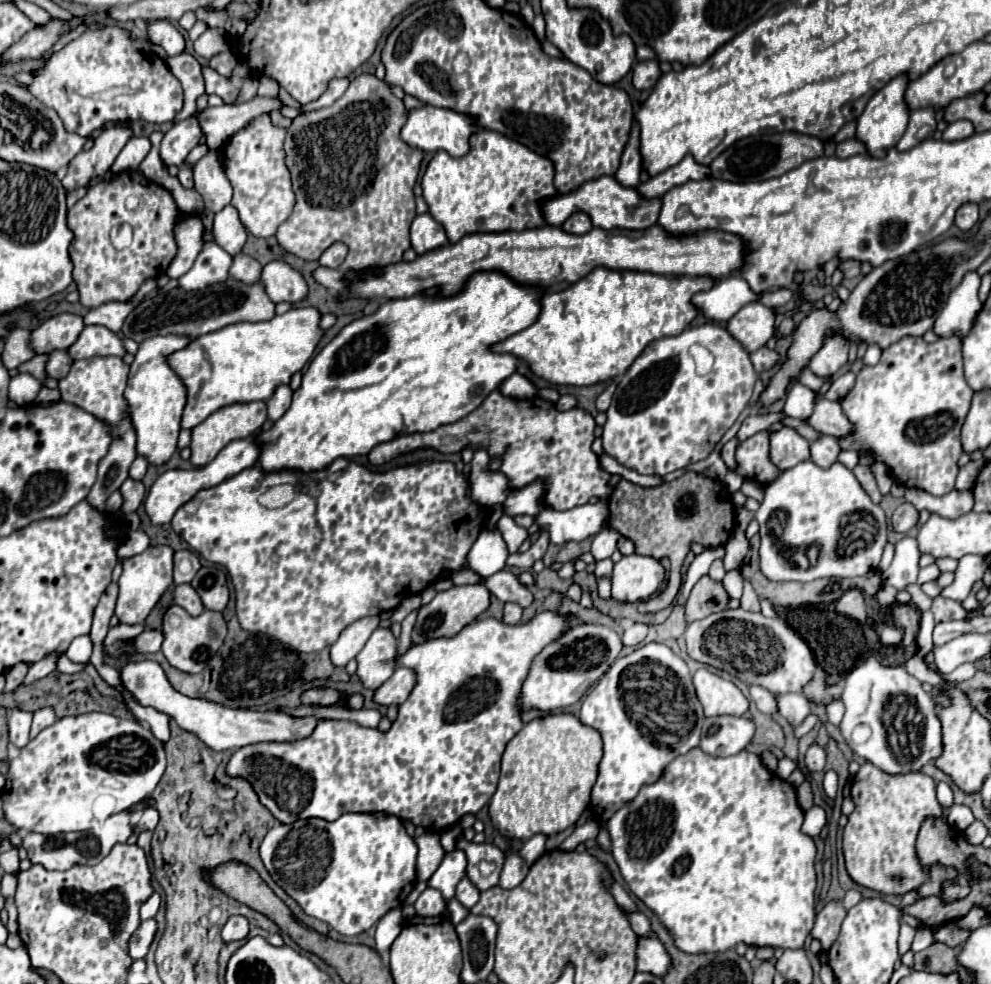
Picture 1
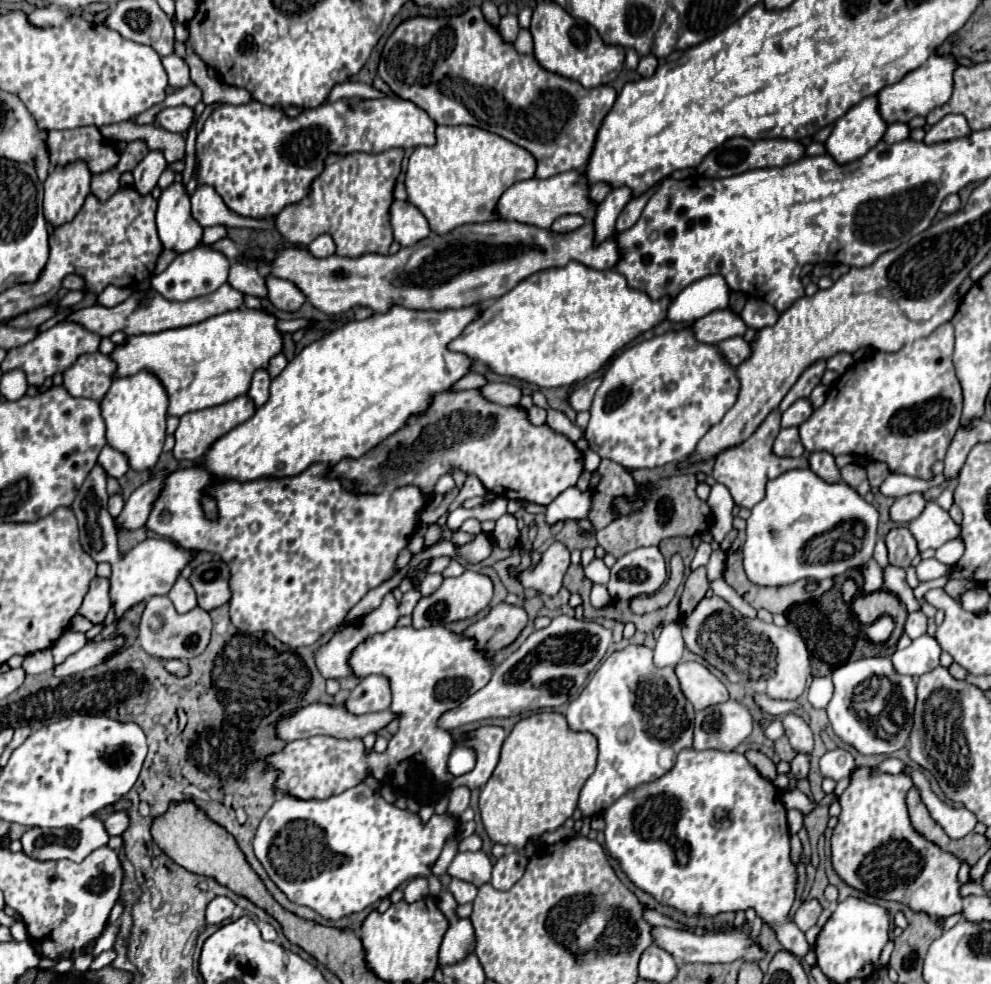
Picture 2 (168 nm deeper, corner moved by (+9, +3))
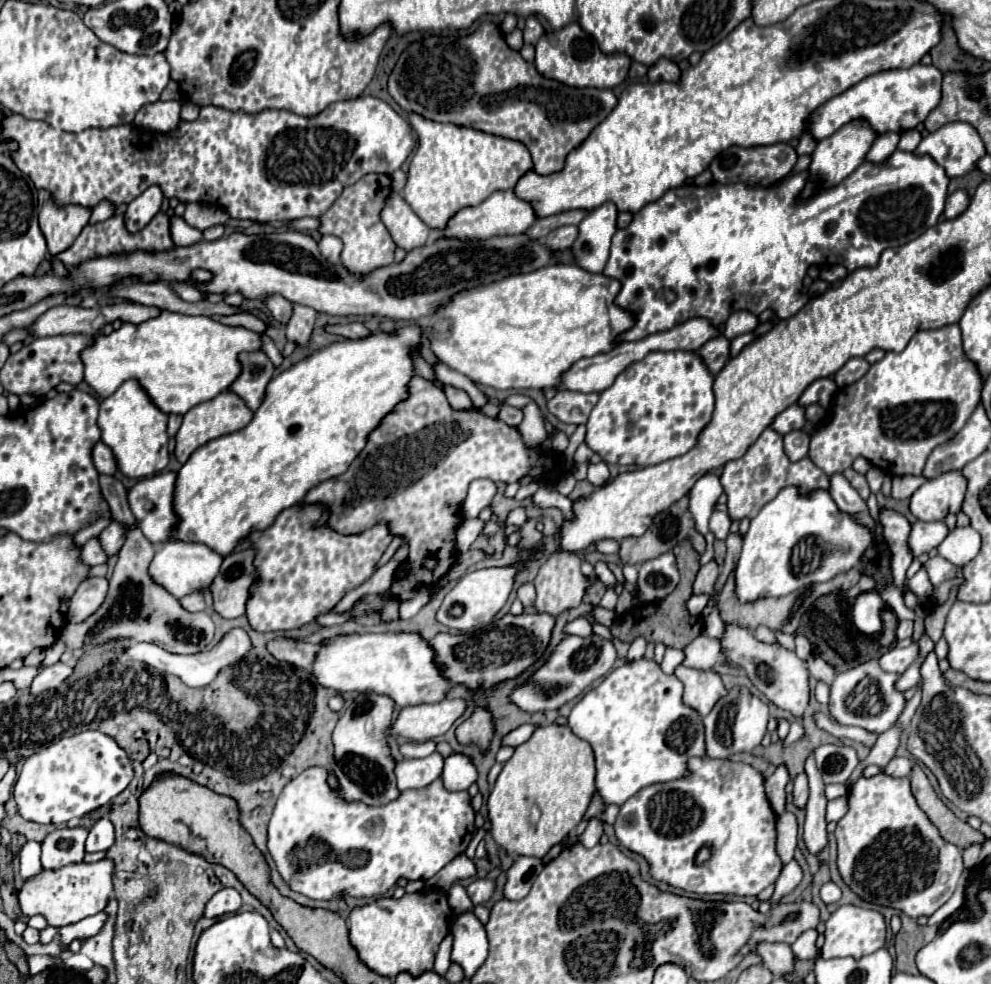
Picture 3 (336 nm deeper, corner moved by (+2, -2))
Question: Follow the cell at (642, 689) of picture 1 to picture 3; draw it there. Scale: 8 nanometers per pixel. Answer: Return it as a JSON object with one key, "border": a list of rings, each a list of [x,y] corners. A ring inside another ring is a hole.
{"border":[[[638,659],[616,667],[598,687],[590,689],[572,709],[568,717],[568,727],[580,739],[588,741],[596,755],[596,793],[604,805],[622,805],[640,789],[674,781],[686,771],[686,761],[690,757],[704,757],[704,725],[700,715],[684,705],[682,683],[676,675],[662,673],[660,665],[650,659]]]}

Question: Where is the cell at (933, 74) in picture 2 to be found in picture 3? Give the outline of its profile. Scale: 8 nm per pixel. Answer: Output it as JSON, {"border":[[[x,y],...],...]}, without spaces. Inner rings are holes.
{"border":[[[916,63],[910,69],[892,69],[860,81],[852,89],[840,93],[840,97],[832,97],[832,101],[824,103],[816,113],[812,113],[810,133],[820,141],[836,133],[842,125],[852,119],[866,119],[876,133],[902,133],[914,129],[922,123],[930,111],[934,111],[942,99],[942,71],[934,65]]]}

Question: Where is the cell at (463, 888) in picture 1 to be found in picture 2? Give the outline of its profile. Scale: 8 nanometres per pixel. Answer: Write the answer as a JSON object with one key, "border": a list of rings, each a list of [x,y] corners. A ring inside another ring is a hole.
{"border":[[[457,878],[451,880],[451,884],[449,884],[447,890],[455,896],[455,900],[457,900],[459,904],[473,902],[475,896],[477,896],[477,886],[473,886],[473,884],[469,884],[469,882],[463,882],[463,880],[457,880]]]}

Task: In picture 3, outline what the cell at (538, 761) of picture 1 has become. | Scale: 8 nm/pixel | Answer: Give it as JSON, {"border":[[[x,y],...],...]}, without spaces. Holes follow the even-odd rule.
{"border":[[[540,725],[532,733],[532,737],[516,747],[514,755],[504,763],[496,785],[488,797],[488,820],[492,823],[492,837],[494,841],[510,855],[530,855],[544,859],[544,855],[560,843],[568,833],[582,821],[596,783],[596,767],[594,767],[594,753],[592,747],[576,737],[568,725]]]}

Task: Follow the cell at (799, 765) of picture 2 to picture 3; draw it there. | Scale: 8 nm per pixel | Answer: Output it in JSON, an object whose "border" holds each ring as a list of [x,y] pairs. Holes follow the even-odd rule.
{"border":[[[800,773],[794,779],[794,805],[804,807],[806,801],[808,801],[808,777],[806,773]]]}

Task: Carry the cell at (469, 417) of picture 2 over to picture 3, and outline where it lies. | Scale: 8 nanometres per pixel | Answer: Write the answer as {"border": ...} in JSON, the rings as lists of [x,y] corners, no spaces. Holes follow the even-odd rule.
{"border":[[[416,375],[412,377],[408,401],[404,401],[404,405],[400,405],[392,417],[386,417],[384,425],[372,433],[368,445],[348,467],[348,471],[310,489],[304,497],[304,503],[324,503],[330,509],[328,525],[332,525],[338,533],[362,533],[376,521],[388,521],[392,533],[404,537],[404,541],[410,543],[410,573],[404,579],[394,579],[392,585],[392,595],[398,599],[408,599],[416,595],[418,583],[434,587],[434,583],[450,569],[456,557],[454,531],[462,523],[460,505],[464,503],[468,485],[474,479],[492,479],[494,483],[510,485],[530,477],[532,481],[556,483],[566,473],[568,469],[564,453],[544,451],[542,447],[528,447],[516,427],[506,425],[498,417],[488,417],[480,409],[452,409],[442,389]]]}

